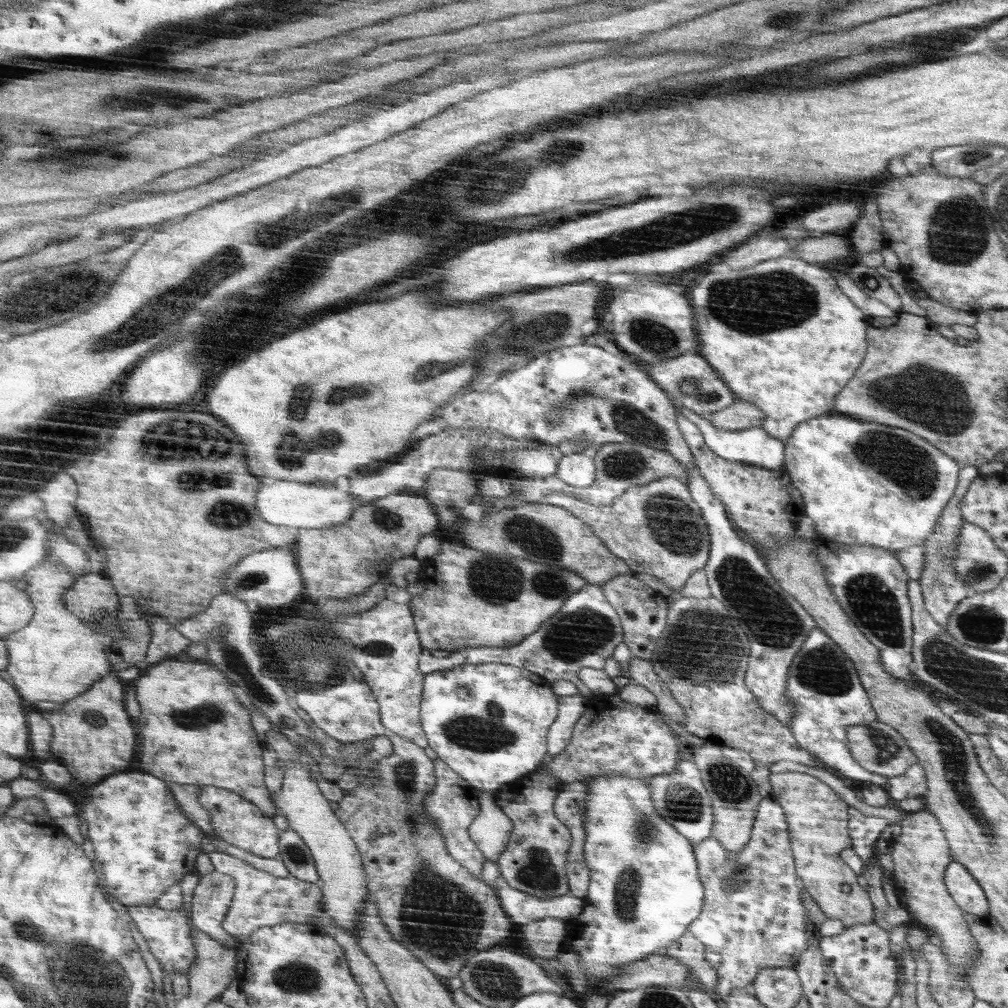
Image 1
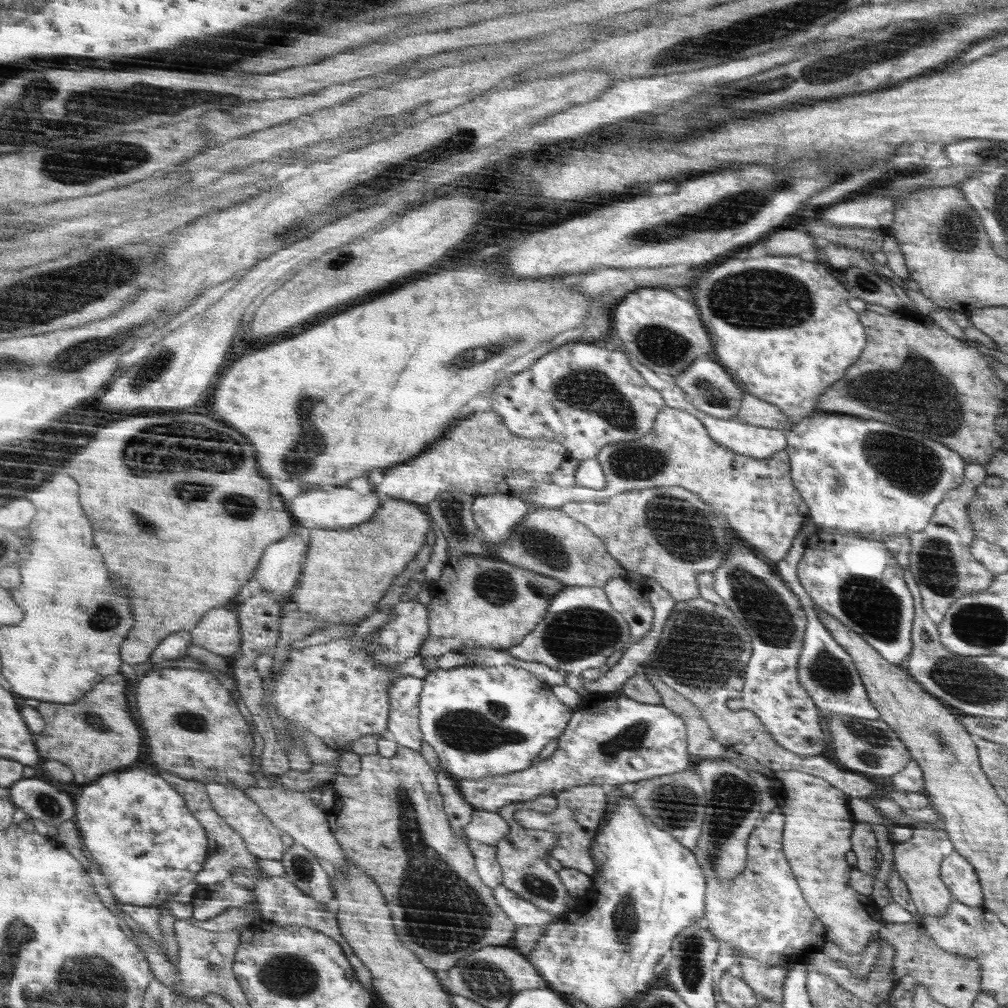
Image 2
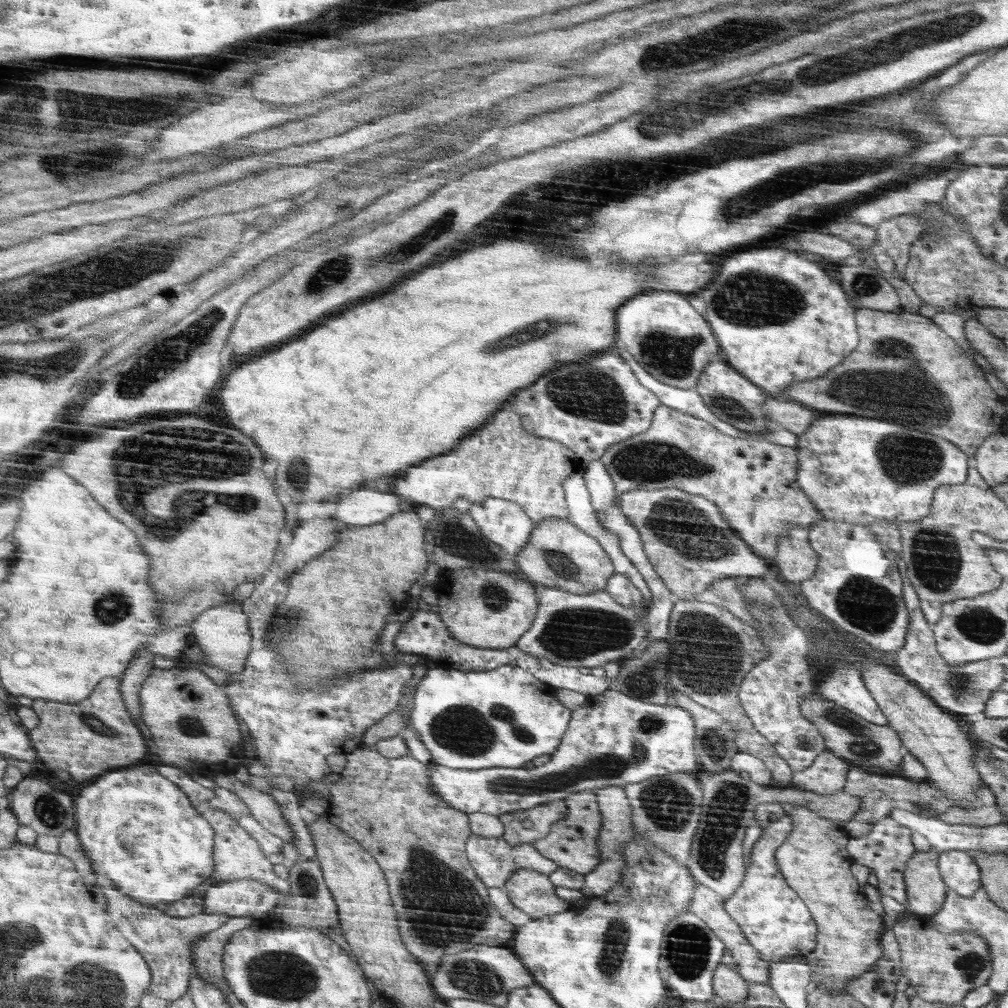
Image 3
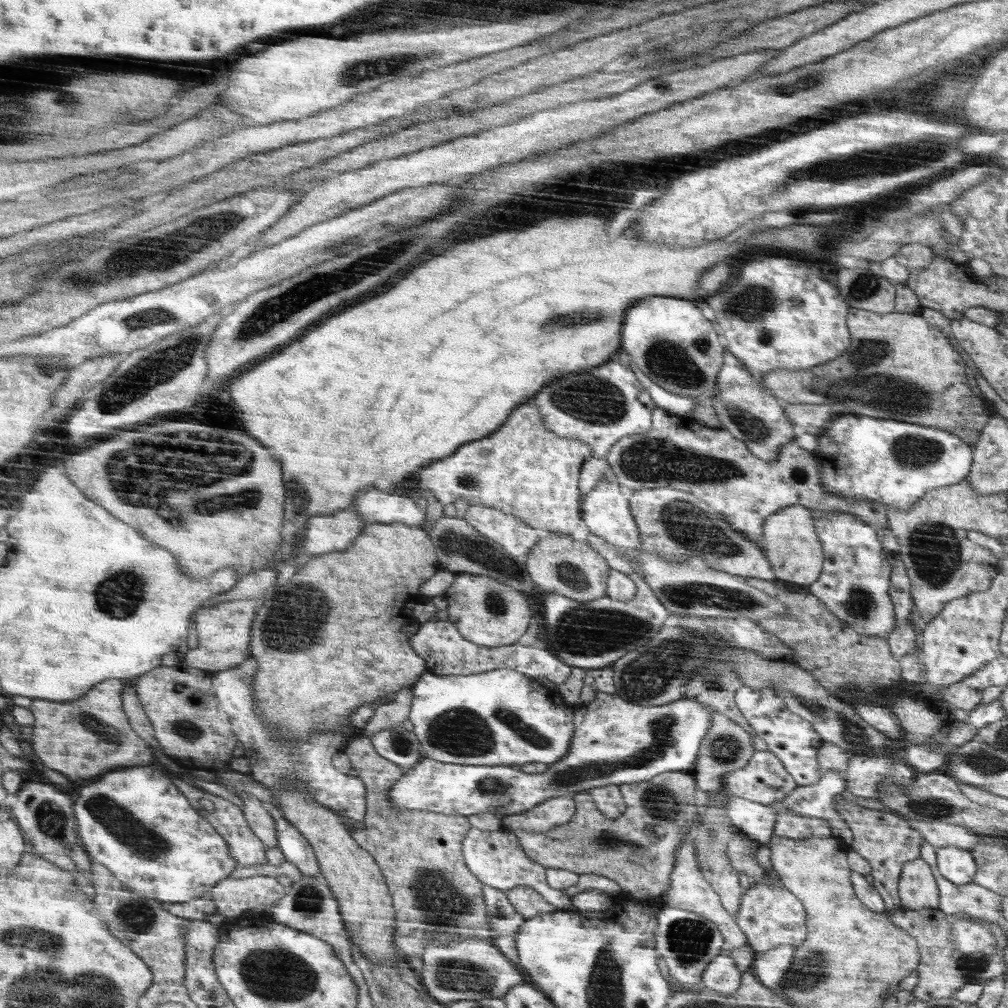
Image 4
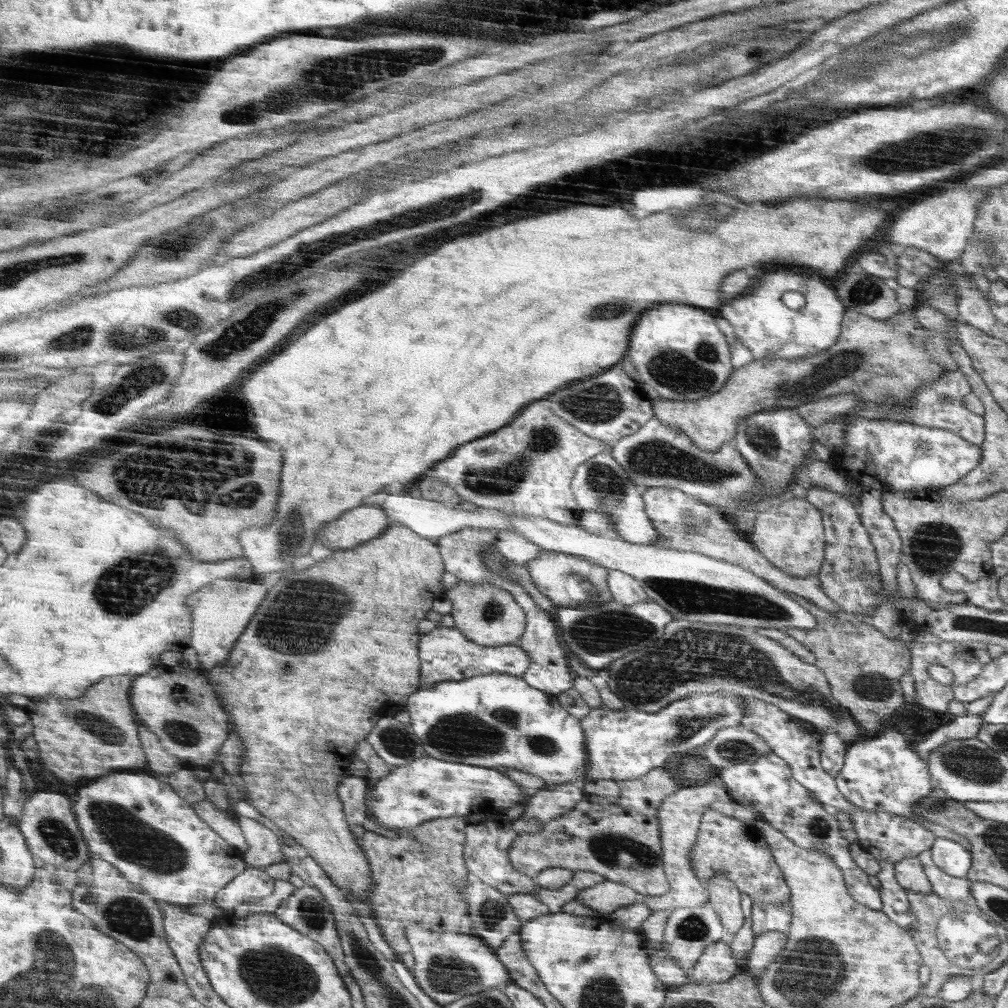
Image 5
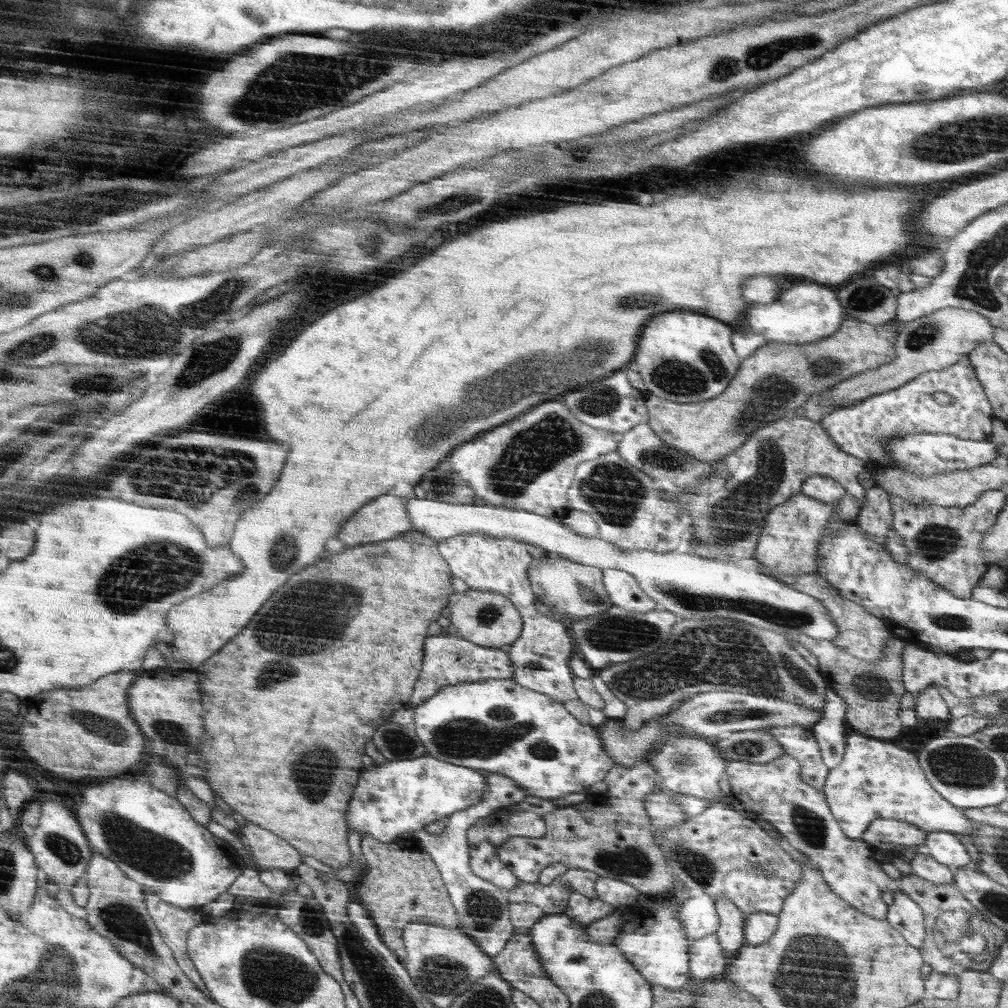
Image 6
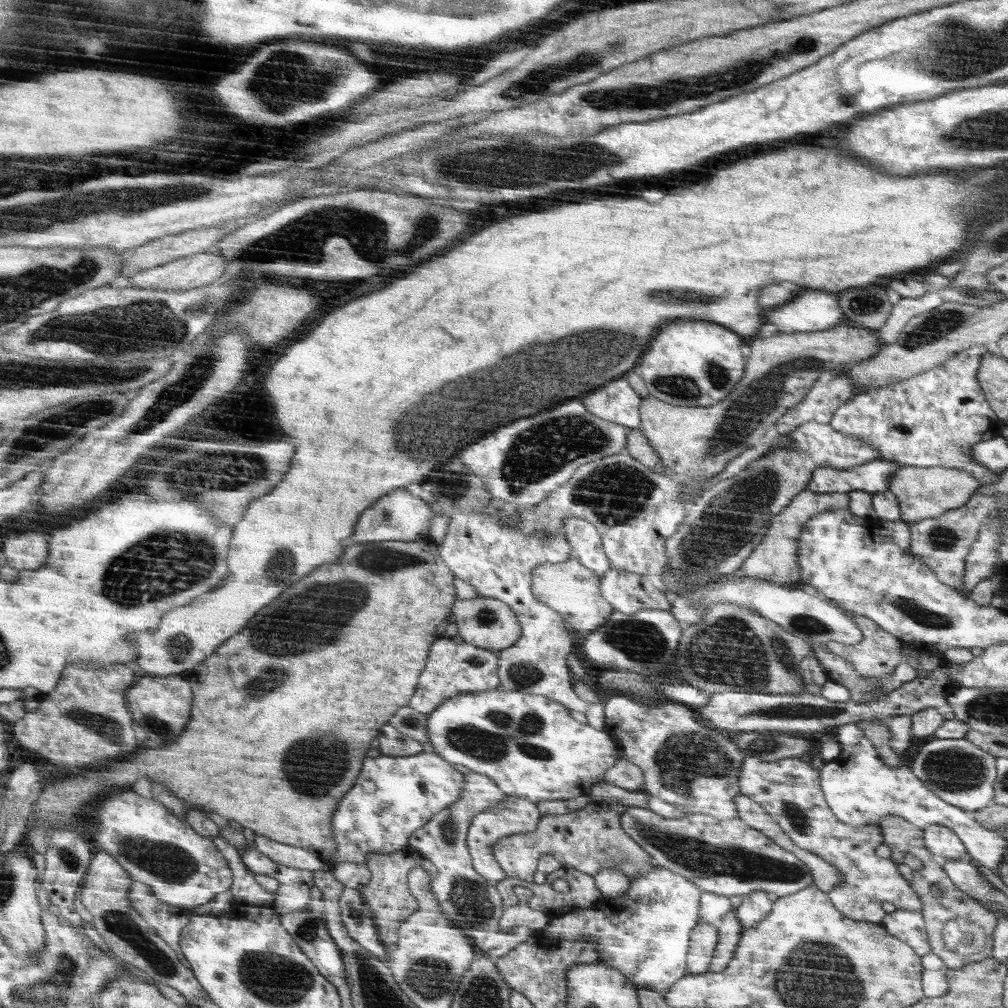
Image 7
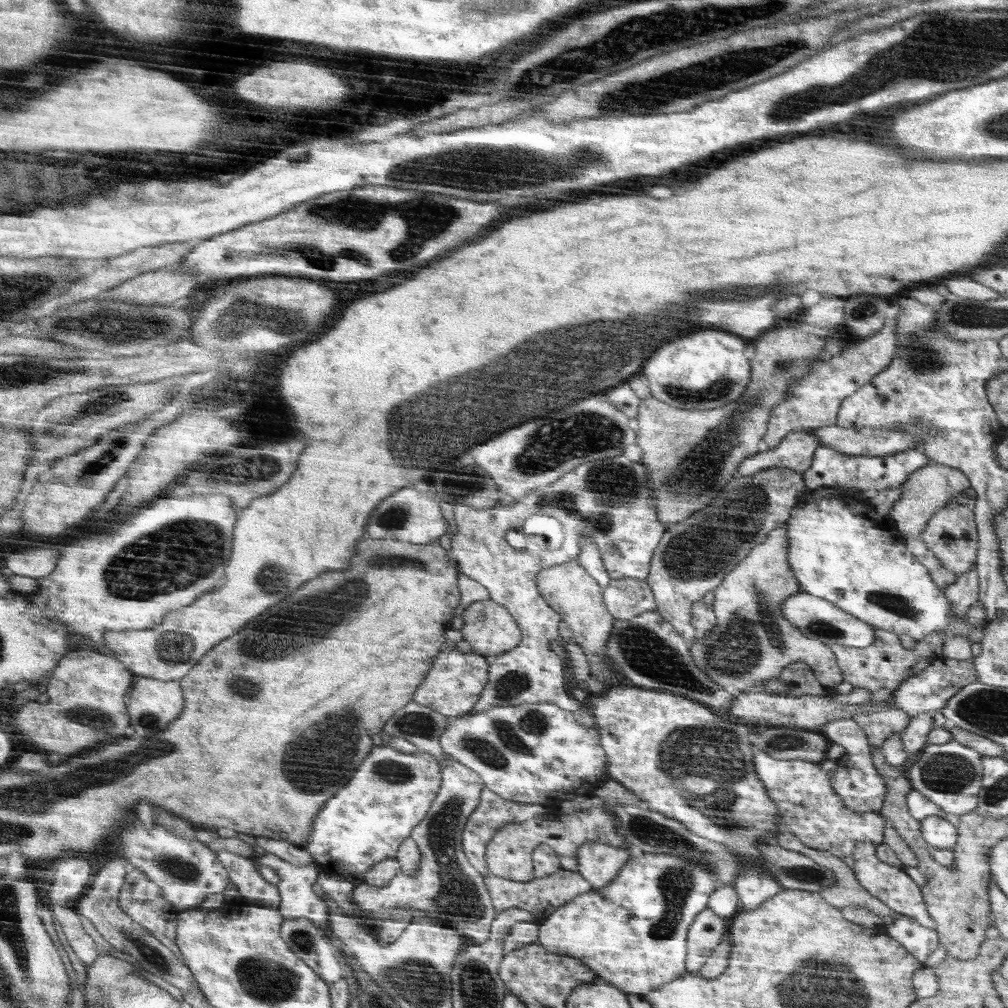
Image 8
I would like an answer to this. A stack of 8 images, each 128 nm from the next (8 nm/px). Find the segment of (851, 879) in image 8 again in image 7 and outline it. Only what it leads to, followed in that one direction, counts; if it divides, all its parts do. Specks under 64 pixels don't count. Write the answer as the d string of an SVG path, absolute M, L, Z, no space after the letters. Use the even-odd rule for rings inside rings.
M746 795L736 796L736 807L740 820L762 832L768 838L784 850L790 851L800 861L804 862L811 870L814 878L814 885L820 888L821 892L830 893L843 882L843 875L832 864L826 862L822 857L796 846L792 839L788 837L780 825L776 823L774 817L770 816L758 803L748 798Z

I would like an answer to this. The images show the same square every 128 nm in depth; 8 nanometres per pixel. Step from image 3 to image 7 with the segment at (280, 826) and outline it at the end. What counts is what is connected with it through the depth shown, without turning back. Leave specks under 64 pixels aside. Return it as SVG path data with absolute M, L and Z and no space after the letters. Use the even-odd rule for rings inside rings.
M256 834L254 839L256 847L263 855L266 855L279 864L289 868L302 869L307 871L324 870L332 871L328 861L322 860L316 853L308 852L304 848L282 844L268 836Z

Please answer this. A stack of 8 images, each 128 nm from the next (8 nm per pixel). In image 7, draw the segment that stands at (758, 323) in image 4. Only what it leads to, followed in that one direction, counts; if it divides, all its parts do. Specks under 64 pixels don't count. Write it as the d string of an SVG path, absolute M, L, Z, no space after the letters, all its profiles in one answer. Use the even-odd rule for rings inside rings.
M806 292L782 304L780 308L768 309L764 314L764 322L776 325L782 333L823 331L828 329L828 326L832 328L843 321L845 320L842 318L838 296L828 292Z

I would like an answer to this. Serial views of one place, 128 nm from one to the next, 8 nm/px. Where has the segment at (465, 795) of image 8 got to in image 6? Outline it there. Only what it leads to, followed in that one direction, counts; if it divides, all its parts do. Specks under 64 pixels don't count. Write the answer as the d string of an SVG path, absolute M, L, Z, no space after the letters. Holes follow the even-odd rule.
M487 773L486 791L482 793L480 802L445 817L446 827L442 829L442 833L430 835L426 829L413 831L413 838L418 840L421 843L422 849L430 854L441 872L441 877L444 878L449 900L461 918L459 928L461 930L464 928L462 932L472 938L492 958L505 950L507 944L516 935L517 931L510 920L507 890L494 885L473 872L470 866L470 847L466 832L469 832L469 828L478 819L492 815L502 807L516 805L524 800L527 795L528 792L518 788L508 776L498 773Z

